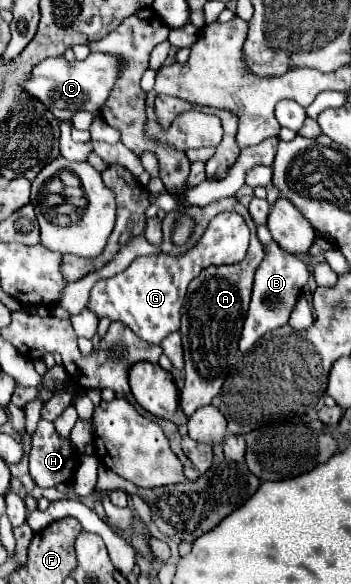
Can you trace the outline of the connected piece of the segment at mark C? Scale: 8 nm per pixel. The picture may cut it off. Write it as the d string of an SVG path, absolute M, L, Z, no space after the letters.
M96 52L96 54L90 54L82 62L78 62L78 60L68 62L62 56L46 58L34 66L28 80L22 82L22 88L32 98L36 98L44 106L48 106L50 112L58 120L70 120L72 114L76 114L78 110L90 110L94 114L100 112L100 108L104 106L104 102L108 98L110 88L116 82L118 70L120 70L120 58L110 56L110 54Z

